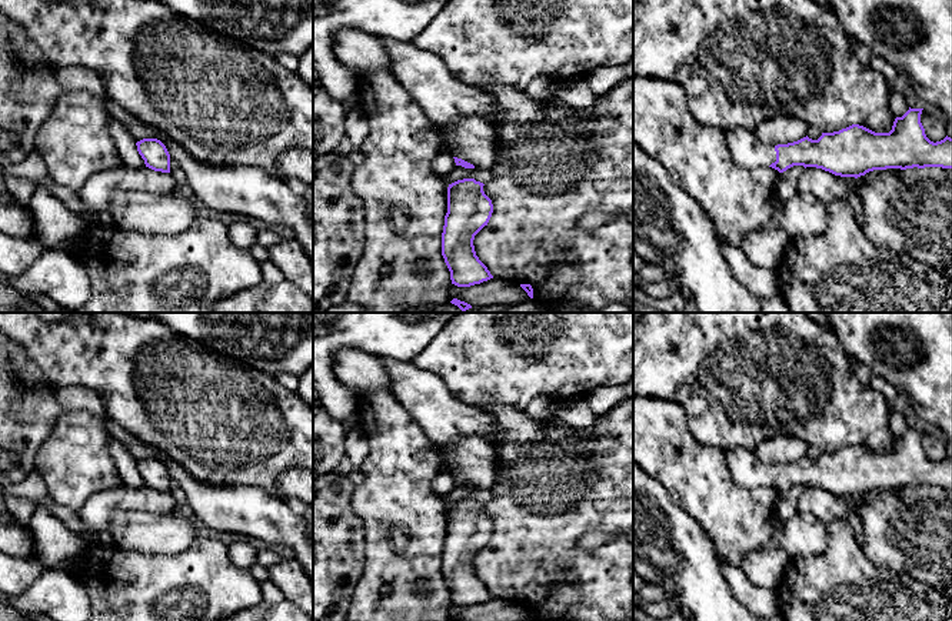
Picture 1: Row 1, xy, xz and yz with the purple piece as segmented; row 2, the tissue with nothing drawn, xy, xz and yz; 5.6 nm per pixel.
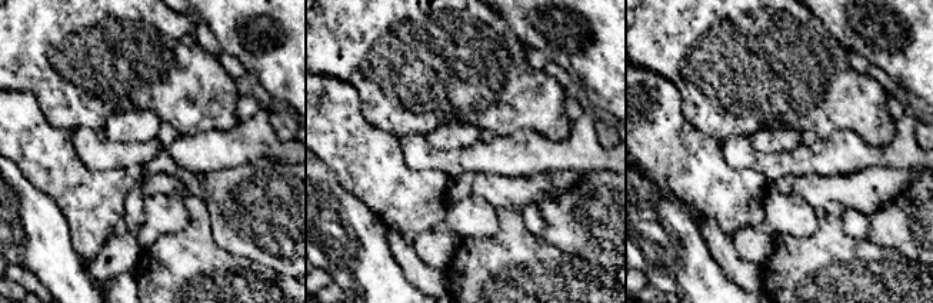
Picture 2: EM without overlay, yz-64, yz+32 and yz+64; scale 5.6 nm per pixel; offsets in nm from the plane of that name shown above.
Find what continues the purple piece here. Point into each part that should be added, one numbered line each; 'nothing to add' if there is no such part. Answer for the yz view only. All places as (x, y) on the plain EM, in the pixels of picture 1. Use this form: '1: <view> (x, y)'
1: yz (746, 470)

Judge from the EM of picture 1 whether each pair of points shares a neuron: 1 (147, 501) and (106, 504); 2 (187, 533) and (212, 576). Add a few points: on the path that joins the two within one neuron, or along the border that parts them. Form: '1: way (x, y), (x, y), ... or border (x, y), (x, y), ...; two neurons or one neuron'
1: way (137, 501), (116, 501); one neuron
2: border (197, 536), (186, 548), (163, 556); two neurons

